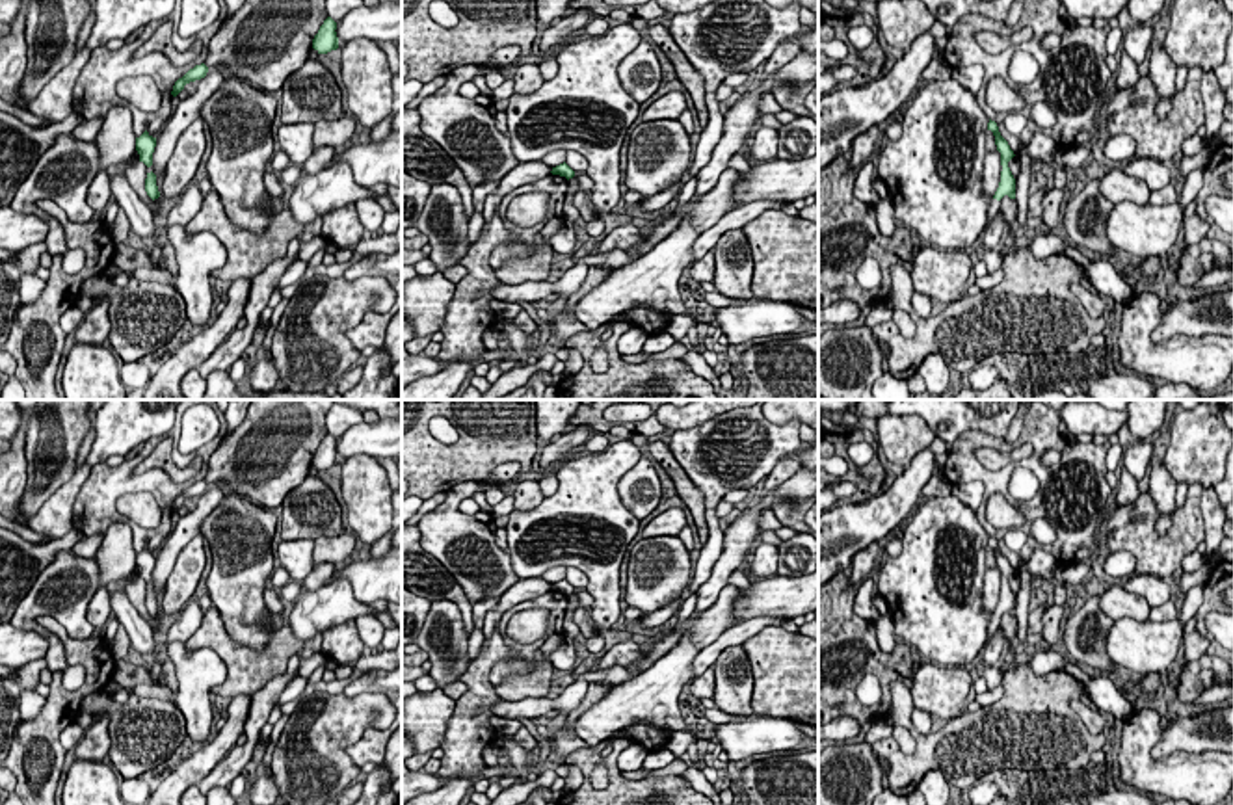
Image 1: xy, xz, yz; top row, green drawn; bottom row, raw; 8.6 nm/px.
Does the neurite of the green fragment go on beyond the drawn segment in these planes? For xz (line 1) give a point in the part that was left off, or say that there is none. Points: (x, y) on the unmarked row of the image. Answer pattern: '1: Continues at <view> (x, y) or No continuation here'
1: No continuation here

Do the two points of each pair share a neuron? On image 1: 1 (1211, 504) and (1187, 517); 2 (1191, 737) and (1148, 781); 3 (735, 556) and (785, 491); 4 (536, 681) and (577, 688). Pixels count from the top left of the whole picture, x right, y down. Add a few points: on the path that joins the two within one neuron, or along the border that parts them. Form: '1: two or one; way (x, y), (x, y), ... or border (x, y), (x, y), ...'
1: two; border (1202, 489), (1200, 515), (1206, 540)
2: two; border (1213, 752), (1170, 752), (1161, 757), (1150, 753)
3: one; way (737, 538), (767, 501)
4: two; border (545, 696), (503, 701)

